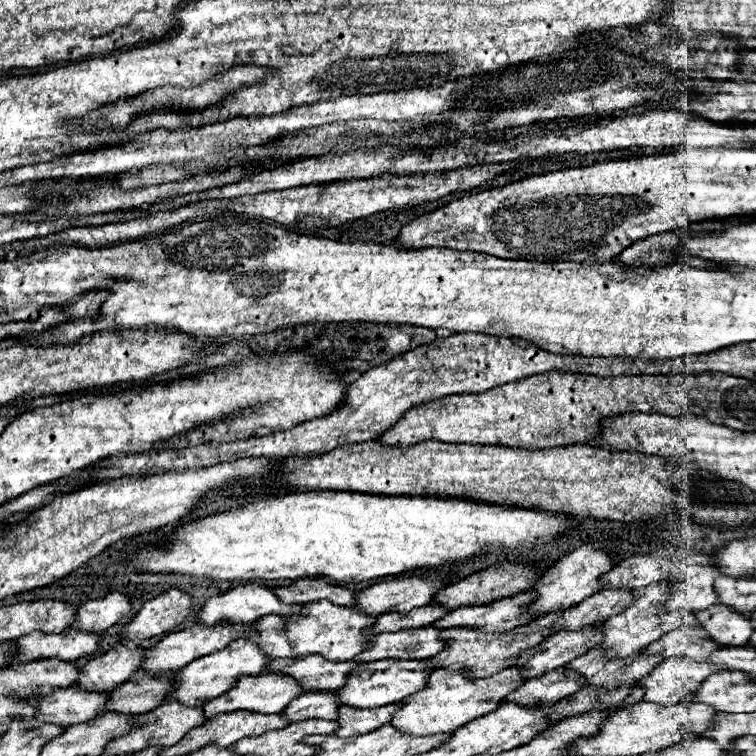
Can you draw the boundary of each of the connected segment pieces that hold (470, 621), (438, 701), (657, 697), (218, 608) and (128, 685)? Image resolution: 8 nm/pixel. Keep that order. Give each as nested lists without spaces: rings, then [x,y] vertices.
[[[521,592],[485,606],[457,608],[443,616],[443,620],[435,620],[433,628],[475,628],[483,632],[509,632],[531,620],[529,612],[523,612],[529,600],[533,600],[533,594]]]
[[[453,664],[449,668],[439,668],[427,676],[427,684],[423,690],[407,696],[407,700],[401,702],[403,706],[399,708],[399,712],[395,712],[395,718],[391,718],[391,726],[411,736],[453,732],[459,726],[499,708],[501,700],[521,684],[523,684],[521,668],[505,668],[489,678],[477,678],[477,680],[467,680],[465,670],[459,664]]]
[[[667,658],[659,666],[655,666],[641,682],[637,682],[637,686],[643,688],[645,702],[671,706],[675,702],[681,702],[687,694],[695,692],[701,682],[711,676],[711,670],[713,666],[709,662],[699,664],[689,658]]]
[[[247,584],[207,600],[205,606],[197,612],[197,622],[205,626],[215,626],[219,622],[249,624],[265,614],[289,616],[299,610],[301,606],[283,604],[271,588],[261,584]]]
[[[137,672],[131,680],[117,686],[109,692],[107,704],[101,712],[117,712],[117,714],[145,714],[151,708],[163,704],[163,696],[171,690],[169,676],[149,676],[145,672]]]

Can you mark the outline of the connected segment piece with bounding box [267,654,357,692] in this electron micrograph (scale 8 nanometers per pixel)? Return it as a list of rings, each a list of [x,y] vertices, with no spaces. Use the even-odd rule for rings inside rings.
[[[307,654],[295,660],[269,662],[267,670],[295,678],[301,684],[303,692],[327,692],[341,688],[341,684],[347,680],[349,670],[355,666],[357,662],[327,662],[323,656]]]

